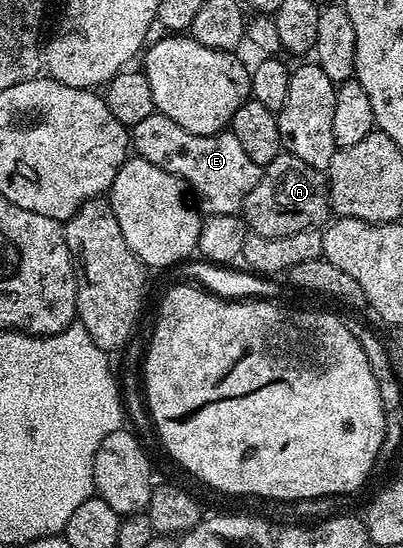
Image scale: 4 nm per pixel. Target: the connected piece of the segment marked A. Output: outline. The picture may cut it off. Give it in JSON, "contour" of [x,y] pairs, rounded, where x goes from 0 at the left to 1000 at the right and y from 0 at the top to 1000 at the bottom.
{"contour":[[[700,276],[653,307],[635,341],[615,349],[596,389],[618,423],[658,432],[734,429],[734,422],[806,412],[824,396],[811,318],[764,305],[754,290]]]}

